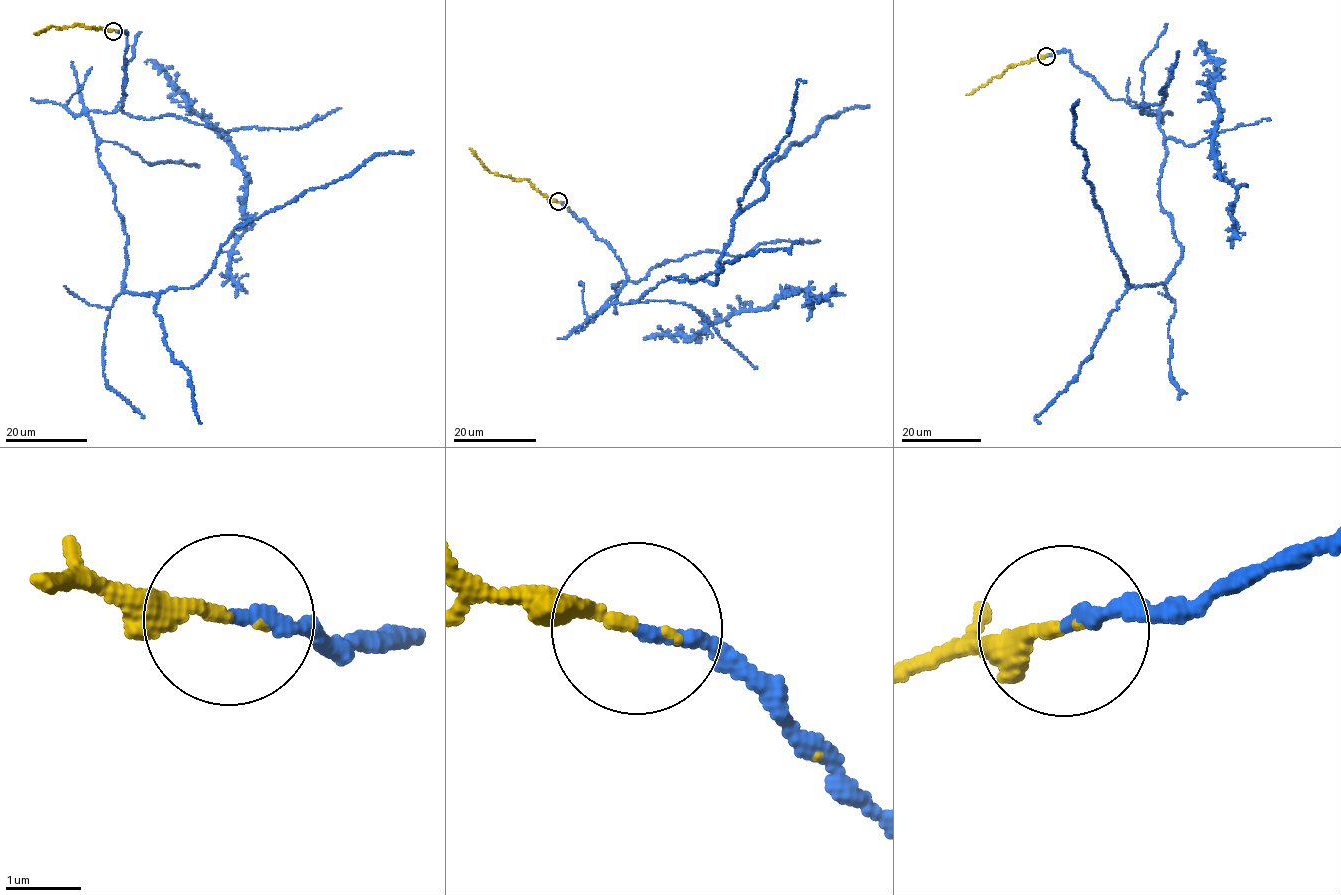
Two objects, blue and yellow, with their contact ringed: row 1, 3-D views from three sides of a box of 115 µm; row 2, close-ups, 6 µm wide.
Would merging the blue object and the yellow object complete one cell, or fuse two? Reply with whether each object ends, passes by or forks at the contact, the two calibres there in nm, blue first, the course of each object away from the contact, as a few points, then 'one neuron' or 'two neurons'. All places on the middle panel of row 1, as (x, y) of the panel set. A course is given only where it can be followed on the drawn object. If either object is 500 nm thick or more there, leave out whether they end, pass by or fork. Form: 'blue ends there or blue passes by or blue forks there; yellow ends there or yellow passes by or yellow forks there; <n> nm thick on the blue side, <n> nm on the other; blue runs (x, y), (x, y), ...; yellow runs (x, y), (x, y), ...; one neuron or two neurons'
blue ends there; yellow ends there; 170 nm thick on the blue side, 170 nm on the other; blue runs (558, 201), (625, 271), (607, 305), (672, 277), (714, 284), (765, 170), (868, 107); yellow runs (558, 201), (547, 198), (527, 180), (512, 180), (489, 171), (470, 147); one neuron

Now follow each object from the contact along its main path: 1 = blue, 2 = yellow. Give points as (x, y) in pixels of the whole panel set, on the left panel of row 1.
1: (114, 30), (127, 35), (122, 105), (87, 113), (128, 244), (123, 291), (193, 288), (238, 226), (412, 151)
2: (114, 30), (75, 24), (61, 28), (51, 26), (34, 34)

